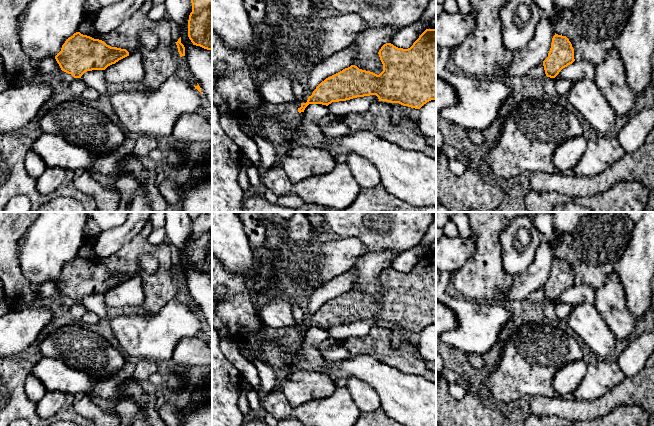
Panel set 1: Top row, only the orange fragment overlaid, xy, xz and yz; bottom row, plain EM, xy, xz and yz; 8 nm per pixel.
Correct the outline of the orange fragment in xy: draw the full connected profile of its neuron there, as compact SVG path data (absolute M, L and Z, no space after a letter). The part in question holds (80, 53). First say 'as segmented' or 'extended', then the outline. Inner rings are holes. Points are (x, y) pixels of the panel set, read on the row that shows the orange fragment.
as segmented; M76 32L65 41L55 59L62 71L81 78L87 71L105 70L127 56L126 49L111 47L102 40Z

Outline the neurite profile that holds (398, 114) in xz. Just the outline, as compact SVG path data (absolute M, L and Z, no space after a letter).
M391 103L392 106L392 117L391 122L394 124L401 123L405 119L411 120L410 114L405 111L403 105L399 103Z

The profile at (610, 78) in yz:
M615 48L609 50L604 61L597 65L593 81L618 119L635 108L637 96L627 84L624 64Z

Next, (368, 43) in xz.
M387 26L361 32L351 45L355 50L352 65L379 75L383 71L383 64L378 52L384 44L391 42L398 30L399 28Z

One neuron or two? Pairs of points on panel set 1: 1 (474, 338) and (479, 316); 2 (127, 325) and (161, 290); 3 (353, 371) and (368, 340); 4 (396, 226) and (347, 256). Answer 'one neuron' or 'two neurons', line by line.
1: one neuron
2: two neurons
3: two neurons
4: two neurons

